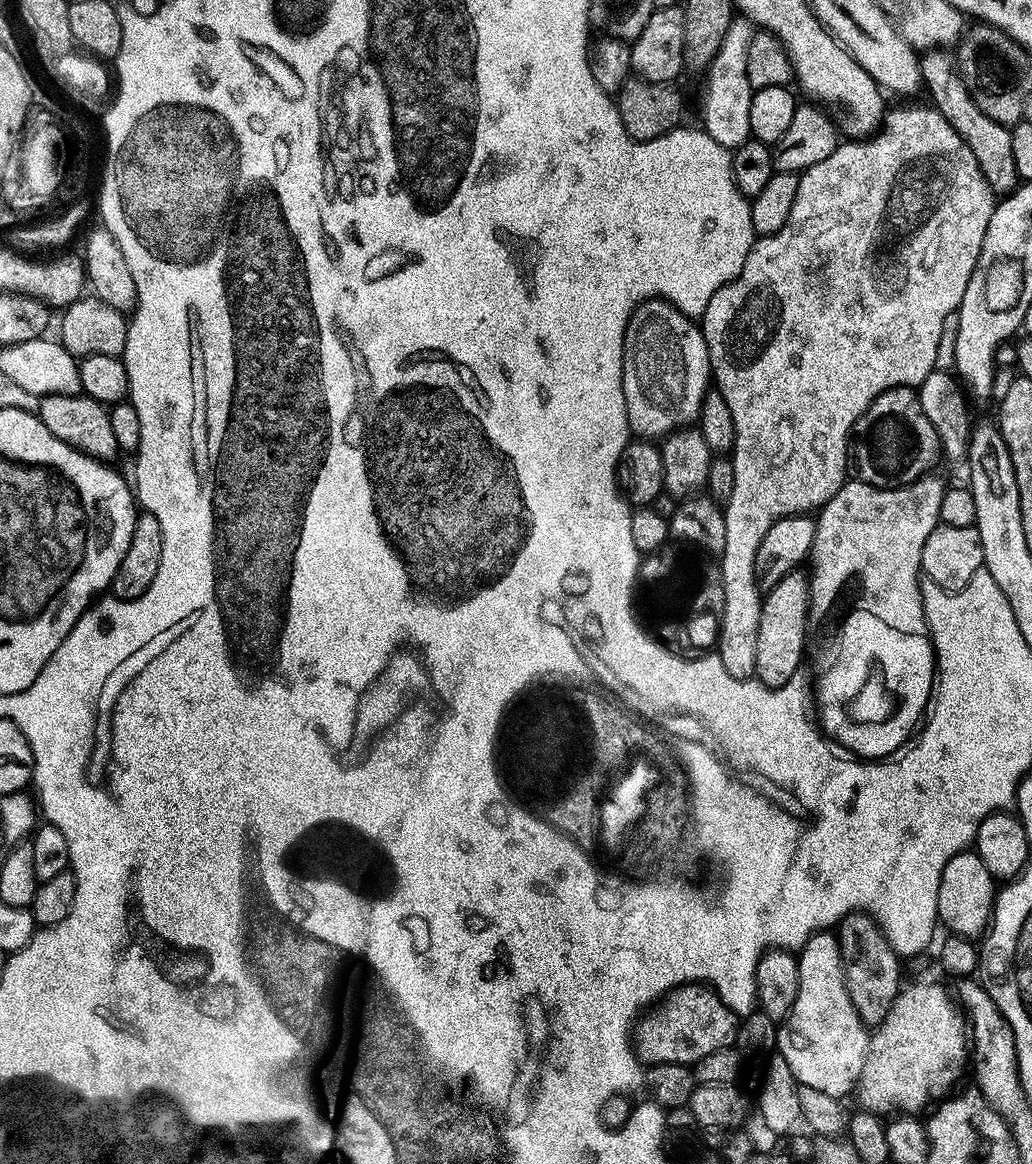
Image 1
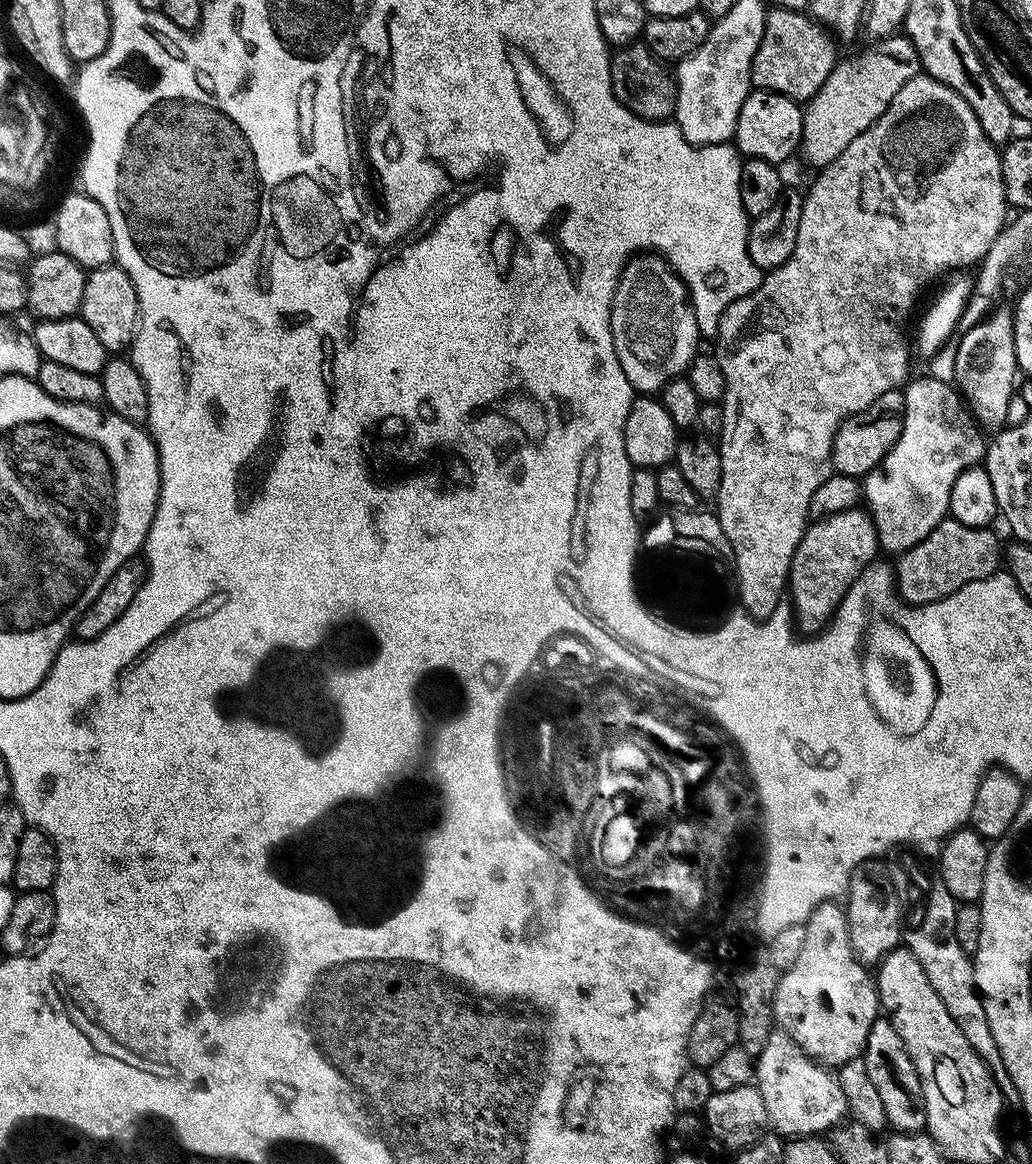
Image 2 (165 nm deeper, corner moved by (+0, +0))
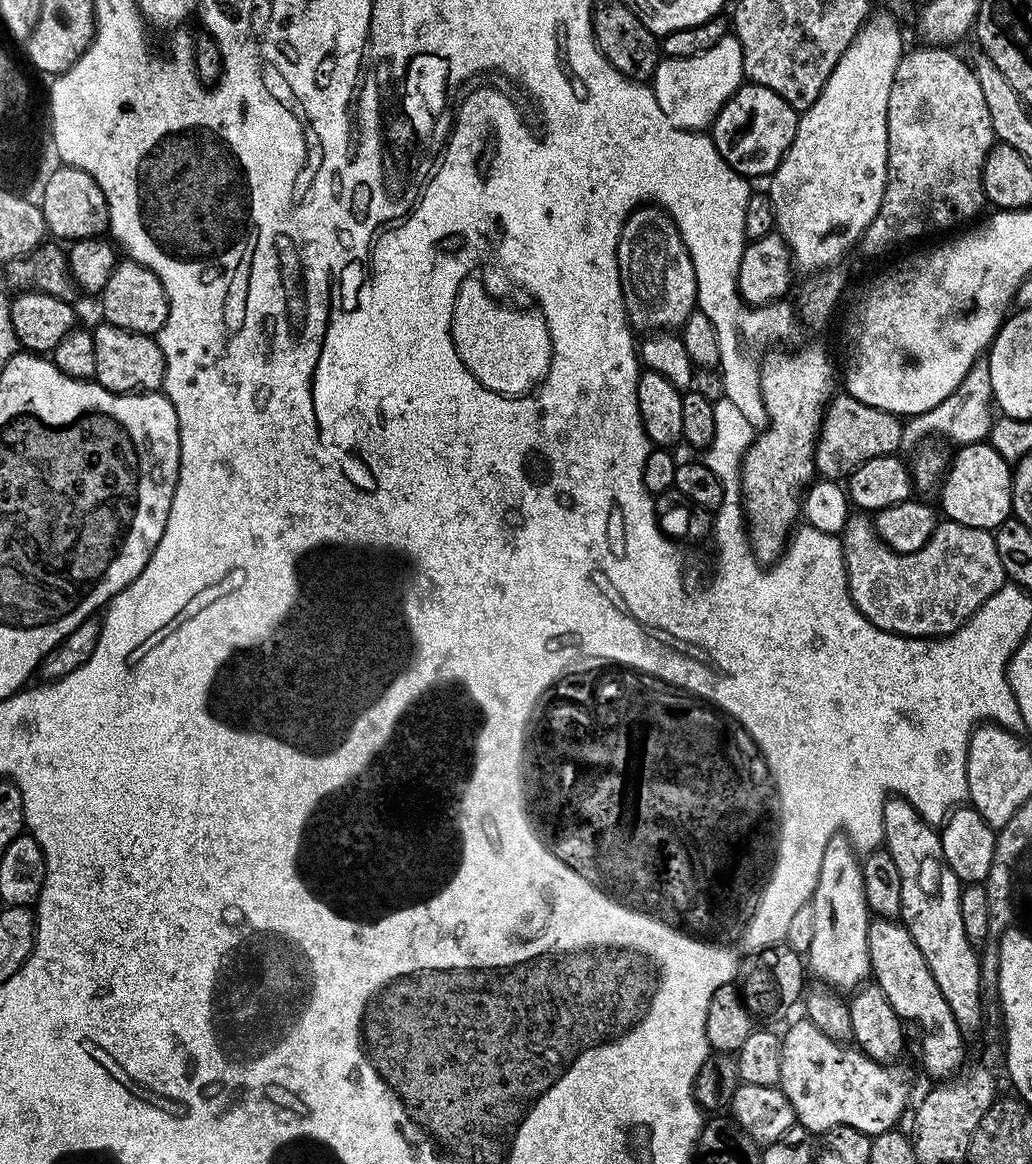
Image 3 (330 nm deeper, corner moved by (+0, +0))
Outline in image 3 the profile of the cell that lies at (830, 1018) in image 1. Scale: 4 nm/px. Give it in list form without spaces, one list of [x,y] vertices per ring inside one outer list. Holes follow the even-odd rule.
[[[837,834],[826,842],[818,882],[810,901],[814,910],[814,939],[806,954],[806,964],[811,975],[813,972],[821,985],[832,990],[855,990],[869,979],[872,971],[868,949],[870,913],[860,865],[847,836]]]

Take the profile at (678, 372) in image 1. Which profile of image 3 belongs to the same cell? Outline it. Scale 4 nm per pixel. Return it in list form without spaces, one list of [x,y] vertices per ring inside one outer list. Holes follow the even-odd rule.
[[[636,208],[624,221],[616,257],[629,325],[640,334],[683,329],[689,314],[697,311],[695,268],[675,219],[663,208]]]

